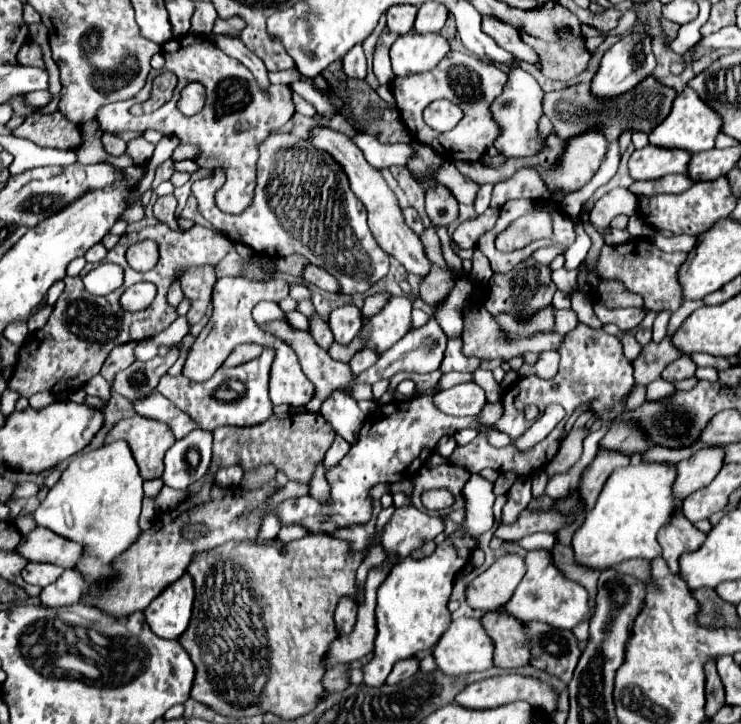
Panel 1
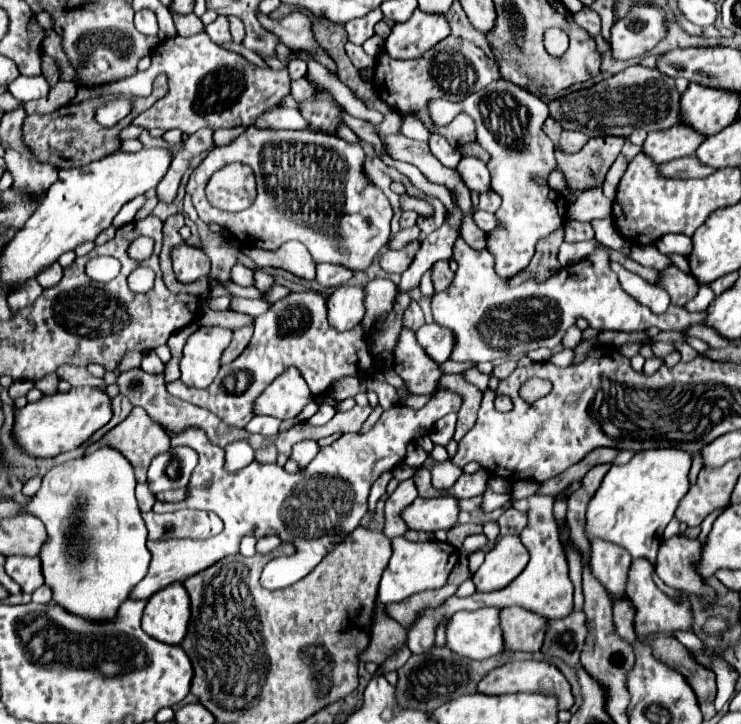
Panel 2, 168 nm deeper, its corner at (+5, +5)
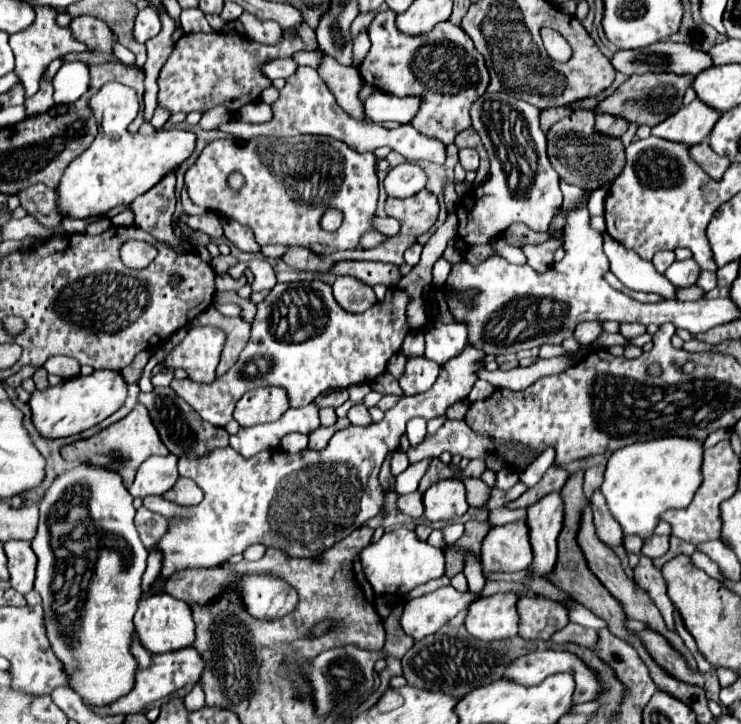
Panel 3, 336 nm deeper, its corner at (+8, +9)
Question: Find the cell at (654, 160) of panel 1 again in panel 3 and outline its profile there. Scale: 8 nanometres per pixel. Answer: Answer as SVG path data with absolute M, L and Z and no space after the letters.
M695 99L693 103L681 107L675 115L667 117L661 125L655 125L651 135L693 147L709 137L717 119L719 115L713 113L713 109Z

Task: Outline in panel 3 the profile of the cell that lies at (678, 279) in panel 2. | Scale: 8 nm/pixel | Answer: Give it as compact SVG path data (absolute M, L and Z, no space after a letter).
M689 285L689 287L677 287L677 299L679 301L697 301L703 297L703 289L699 289L697 285Z

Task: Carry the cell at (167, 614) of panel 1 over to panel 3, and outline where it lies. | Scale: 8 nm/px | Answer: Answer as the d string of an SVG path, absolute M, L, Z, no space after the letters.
M153 593L139 601L139 609L135 613L135 629L139 633L141 643L151 653L167 653L189 647L195 637L195 623L189 605L185 601L169 597L167 593Z

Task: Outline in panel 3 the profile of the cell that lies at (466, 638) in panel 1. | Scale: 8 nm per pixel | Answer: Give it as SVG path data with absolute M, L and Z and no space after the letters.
M495 593L475 601L465 617L465 629L479 641L503 641L517 635L517 597Z

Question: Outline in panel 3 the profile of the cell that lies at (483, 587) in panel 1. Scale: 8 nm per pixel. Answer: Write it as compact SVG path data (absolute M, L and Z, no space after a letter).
M525 521L495 525L483 539L481 565L485 573L517 573L527 569L531 559Z

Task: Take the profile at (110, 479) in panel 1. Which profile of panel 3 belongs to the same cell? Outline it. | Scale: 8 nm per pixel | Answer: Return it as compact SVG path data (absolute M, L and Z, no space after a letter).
M81 463L53 479L39 503L39 511L39 531L33 537L31 547L39 559L35 591L39 591L39 595L43 597L45 627L51 649L65 663L65 671L71 673L71 687L79 697L83 697L91 705L109 705L129 693L137 669L129 645L131 633L135 629L133 615L141 599L141 577L147 567L149 551L141 543L141 537L133 523L133 497L123 485L119 473L113 473L105 467Z

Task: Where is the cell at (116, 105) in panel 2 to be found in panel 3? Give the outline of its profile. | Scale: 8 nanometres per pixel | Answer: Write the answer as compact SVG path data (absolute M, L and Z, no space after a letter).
M103 85L89 99L89 109L99 123L99 135L91 147L65 169L57 185L57 209L63 219L103 215L117 205L131 203L157 185L171 169L181 165L195 147L195 135L183 129L155 131L149 137L127 133L127 125L137 117L137 93L127 85Z

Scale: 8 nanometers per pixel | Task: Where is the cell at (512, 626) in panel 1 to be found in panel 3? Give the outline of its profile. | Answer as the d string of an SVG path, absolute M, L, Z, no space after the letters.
M521 597L517 601L519 613L519 635L523 639L551 639L553 633L569 623L567 611L551 599L543 597Z

